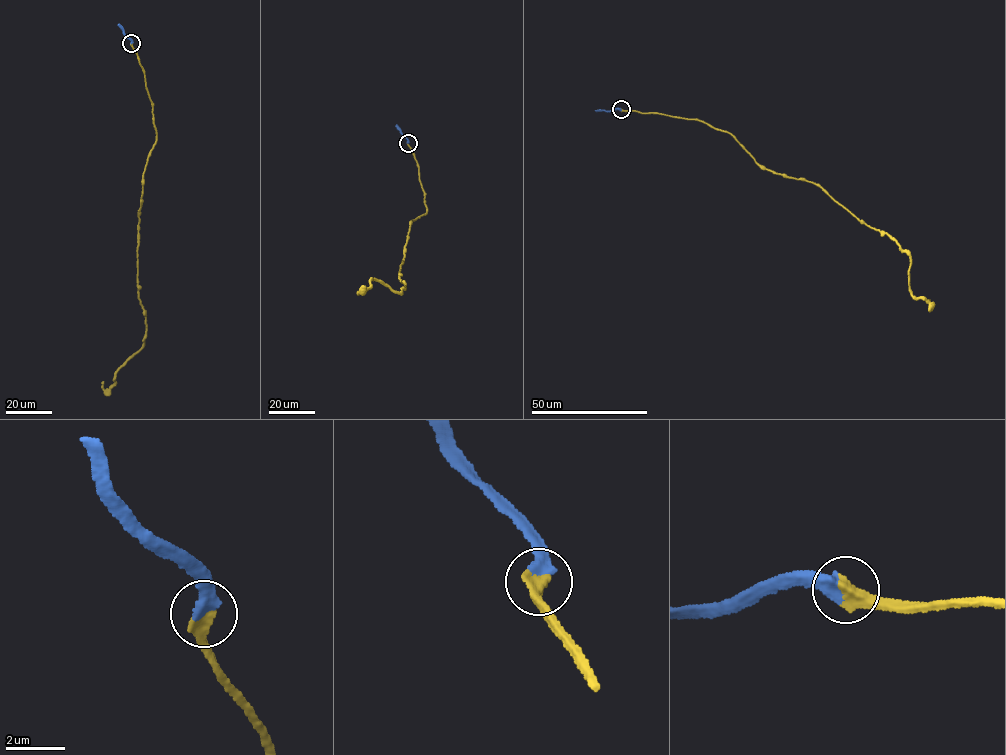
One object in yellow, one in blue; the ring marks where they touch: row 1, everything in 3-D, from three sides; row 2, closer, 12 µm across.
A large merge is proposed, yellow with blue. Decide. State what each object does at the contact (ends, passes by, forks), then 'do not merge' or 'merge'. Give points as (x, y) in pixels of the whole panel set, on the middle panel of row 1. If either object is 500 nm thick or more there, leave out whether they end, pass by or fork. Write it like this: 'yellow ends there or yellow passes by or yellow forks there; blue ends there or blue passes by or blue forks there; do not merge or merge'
merge

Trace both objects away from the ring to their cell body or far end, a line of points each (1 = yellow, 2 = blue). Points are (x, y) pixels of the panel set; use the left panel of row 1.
1: (132, 43), (156, 130), (138, 217), (138, 298), (146, 336), (114, 383), (104, 390), (103, 381)
2: (132, 43), (119, 23)

